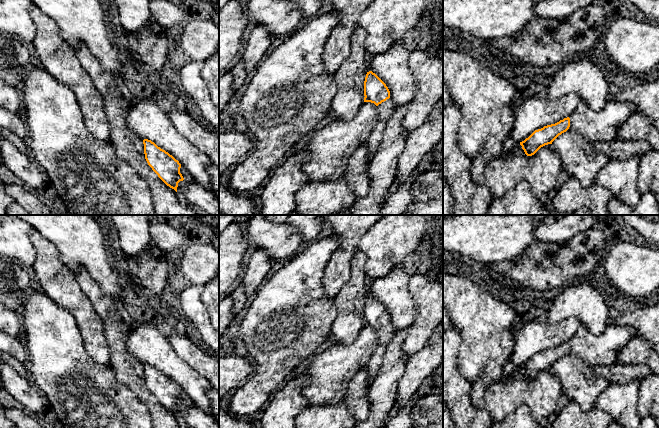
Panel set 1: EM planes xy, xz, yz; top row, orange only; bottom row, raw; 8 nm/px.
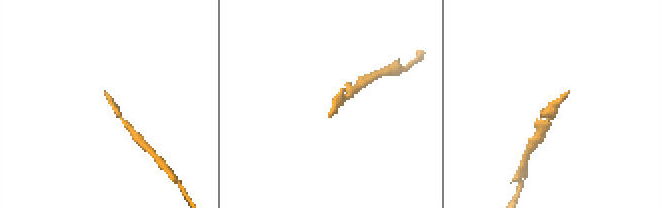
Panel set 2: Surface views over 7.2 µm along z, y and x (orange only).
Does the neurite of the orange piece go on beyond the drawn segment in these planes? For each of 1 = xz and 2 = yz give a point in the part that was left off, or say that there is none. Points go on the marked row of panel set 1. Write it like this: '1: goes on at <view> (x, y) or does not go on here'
1: goes on at xz (385, 110)
2: goes on at yz (596, 126)

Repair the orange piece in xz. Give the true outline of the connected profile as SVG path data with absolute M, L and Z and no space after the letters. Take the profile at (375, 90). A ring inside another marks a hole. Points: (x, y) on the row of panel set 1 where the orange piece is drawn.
M372 71L367 72L364 81L364 102L371 102L377 106L378 121L365 141L368 157L372 159L382 140L386 124L394 112L394 106L390 100L390 91L386 84Z

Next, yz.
M611 98L600 111L591 110L584 102L571 112L570 116L551 125L535 130L520 142L527 156L534 155L541 147L552 142L567 130L576 130L591 143L614 139L622 122L636 110L634 104L613 101Z

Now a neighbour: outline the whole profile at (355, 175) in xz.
M363 144L350 157L342 176L357 198L364 198L369 193L367 173L370 162L367 145Z

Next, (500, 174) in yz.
M508 137L498 157L486 160L478 155L475 158L471 177L475 183L489 188L491 201L503 197L522 180L529 183L535 197L545 200L558 183L562 170L560 157L552 144L527 156L520 143L511 142Z

